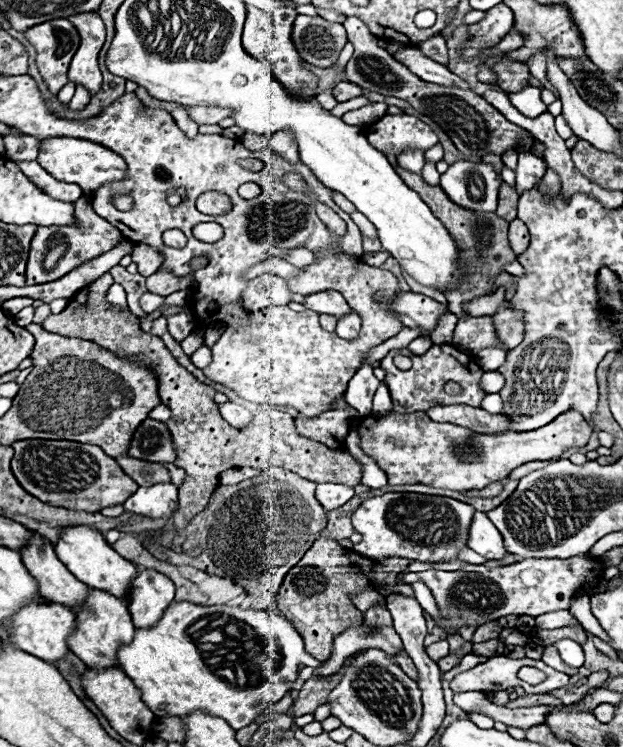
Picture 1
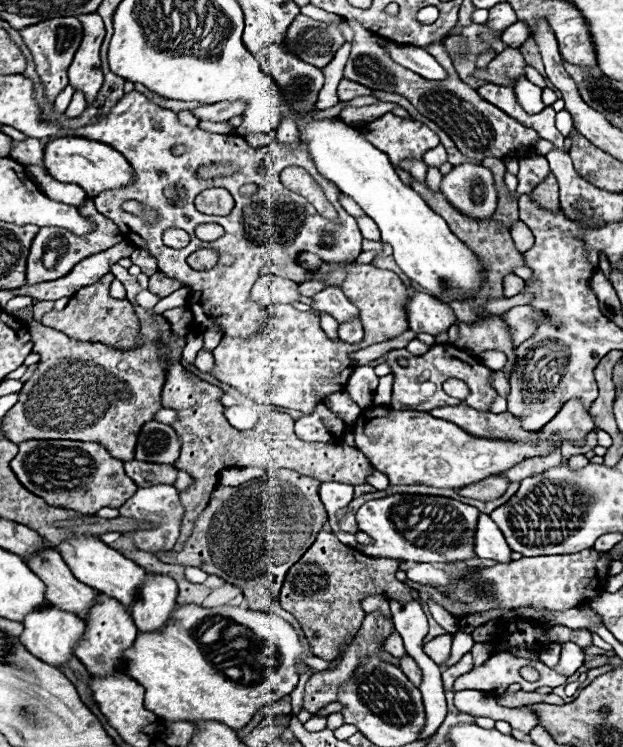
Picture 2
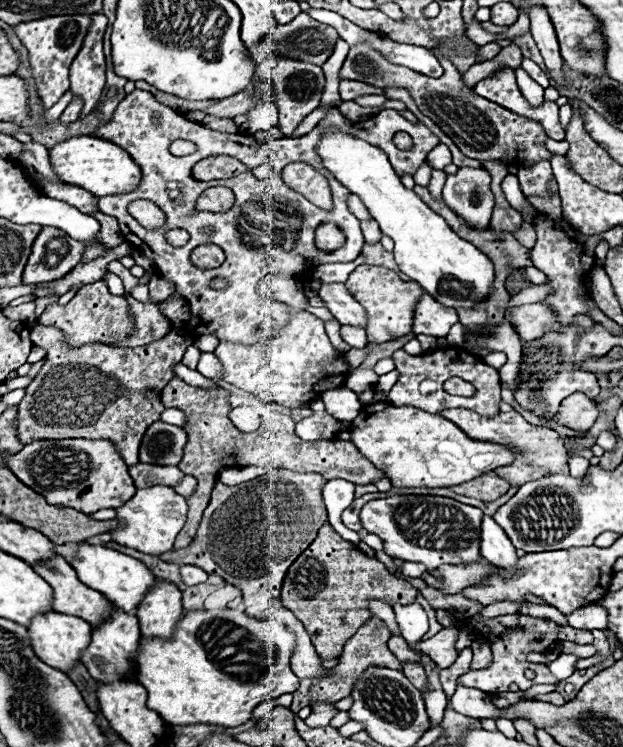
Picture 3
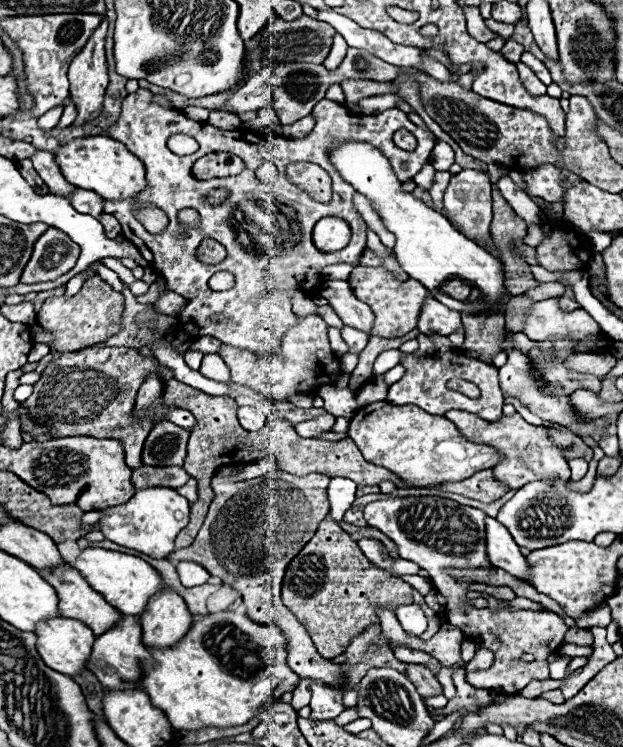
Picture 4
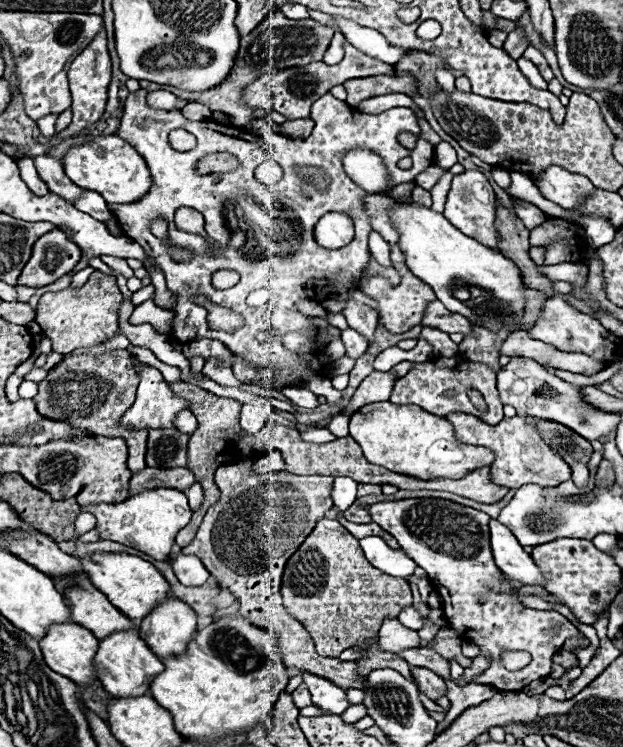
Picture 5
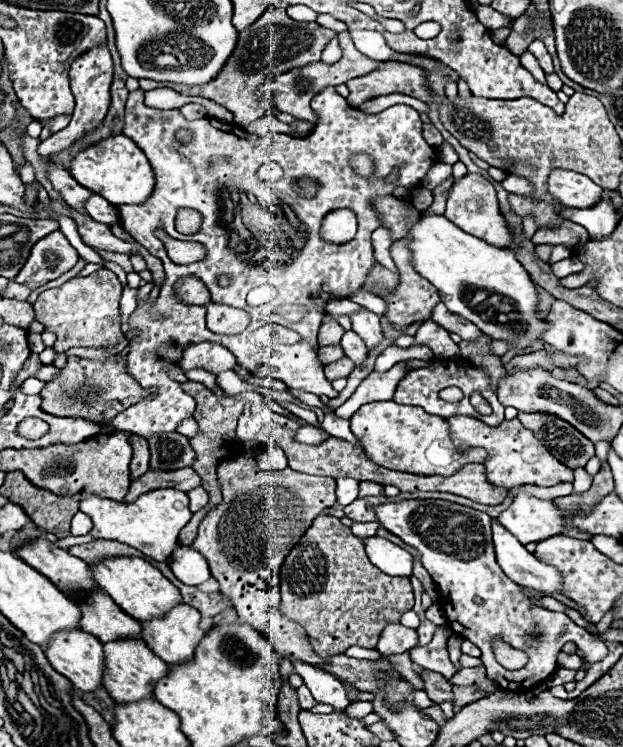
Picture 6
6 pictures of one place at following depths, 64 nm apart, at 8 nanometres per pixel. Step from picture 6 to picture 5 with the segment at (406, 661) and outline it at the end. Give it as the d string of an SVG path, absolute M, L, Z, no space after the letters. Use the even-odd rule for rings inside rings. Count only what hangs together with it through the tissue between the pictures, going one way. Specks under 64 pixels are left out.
M378 644L370 646L370 648L362 648L366 652L366 658L362 660L356 660L358 662L358 668L360 668L360 674L368 674L376 668L392 668L396 672L400 672L402 676L408 676L408 680L412 680L416 684L416 680L412 678L412 672L410 672L410 666L406 660L400 660L396 654L392 652L384 652L378 648Z

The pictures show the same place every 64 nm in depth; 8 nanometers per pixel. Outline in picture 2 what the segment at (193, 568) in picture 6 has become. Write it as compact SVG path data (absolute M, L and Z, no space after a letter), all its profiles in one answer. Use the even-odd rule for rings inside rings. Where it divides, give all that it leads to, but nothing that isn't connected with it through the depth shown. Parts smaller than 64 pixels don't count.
M186 566L184 576L186 576L186 580L192 580L192 584L202 584L208 578L208 574L196 566Z

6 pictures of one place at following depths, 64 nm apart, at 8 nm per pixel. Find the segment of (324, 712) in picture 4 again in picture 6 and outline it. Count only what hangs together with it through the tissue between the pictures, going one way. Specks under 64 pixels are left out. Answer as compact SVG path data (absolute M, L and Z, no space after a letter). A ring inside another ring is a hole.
M300 660L294 662L294 670L304 678L304 684L310 688L312 696L320 704L330 704L330 706L334 706L336 712L340 712L348 706L344 684L334 674L324 672L320 668L312 668L312 664L304 664Z

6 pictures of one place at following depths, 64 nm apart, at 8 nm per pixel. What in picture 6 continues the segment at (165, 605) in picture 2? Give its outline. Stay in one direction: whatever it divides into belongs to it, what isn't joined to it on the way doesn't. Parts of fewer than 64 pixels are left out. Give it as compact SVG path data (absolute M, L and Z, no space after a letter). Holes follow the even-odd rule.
M180 604L160 620L142 622L142 640L164 662L186 664L206 634L198 624L200 612L188 604Z

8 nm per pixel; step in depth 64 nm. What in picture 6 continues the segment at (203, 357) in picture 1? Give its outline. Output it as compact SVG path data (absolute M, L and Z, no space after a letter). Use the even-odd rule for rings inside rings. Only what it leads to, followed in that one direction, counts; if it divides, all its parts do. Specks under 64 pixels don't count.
M234 370L216 374L216 382L220 384L220 388L222 388L228 396L236 396L236 394L240 394L240 392L246 392L246 390L254 390L254 388L256 388L256 384L248 384L248 382L240 380Z

